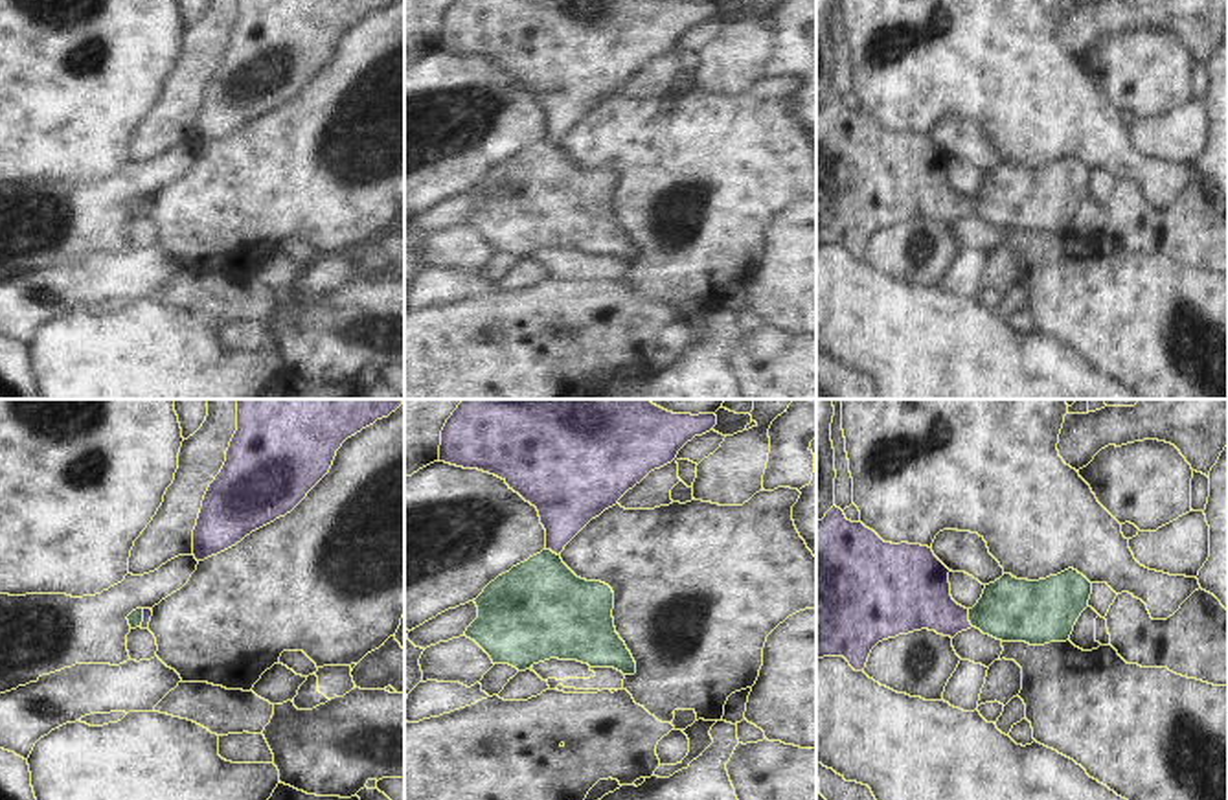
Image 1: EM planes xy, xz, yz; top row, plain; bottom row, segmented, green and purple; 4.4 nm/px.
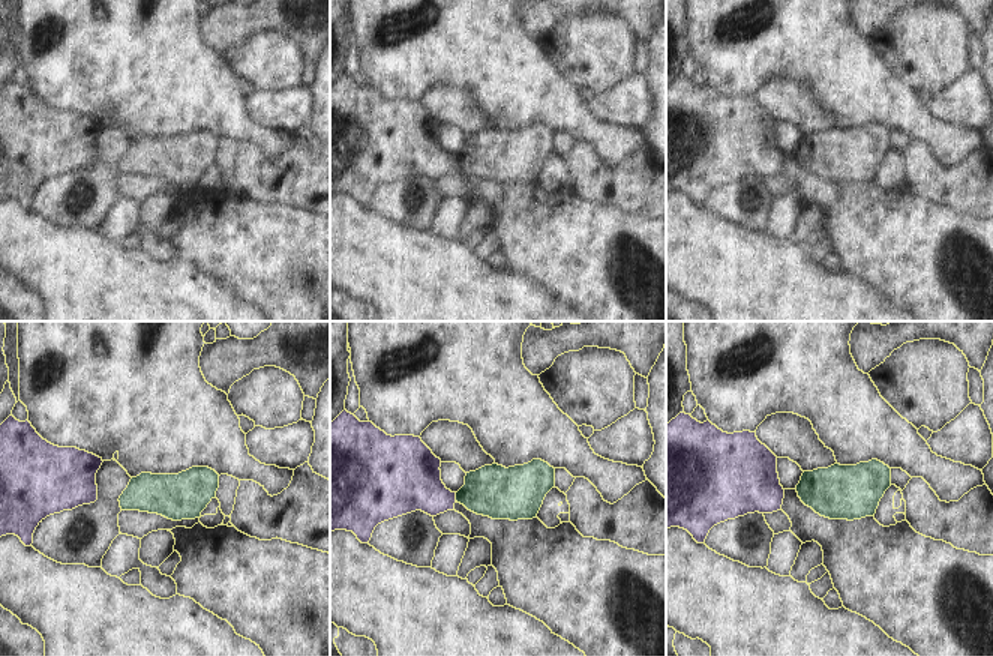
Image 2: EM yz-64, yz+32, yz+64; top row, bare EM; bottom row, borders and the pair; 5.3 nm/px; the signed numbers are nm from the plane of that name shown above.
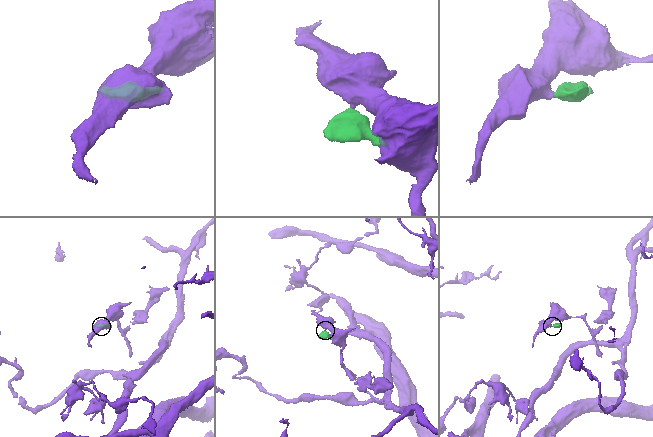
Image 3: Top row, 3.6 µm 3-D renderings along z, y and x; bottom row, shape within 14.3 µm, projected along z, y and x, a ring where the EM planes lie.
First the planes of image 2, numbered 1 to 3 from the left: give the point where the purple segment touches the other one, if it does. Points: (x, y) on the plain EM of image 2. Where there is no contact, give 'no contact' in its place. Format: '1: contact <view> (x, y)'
1: no contact
2: contact yz+32 (456, 161)
3: no contact

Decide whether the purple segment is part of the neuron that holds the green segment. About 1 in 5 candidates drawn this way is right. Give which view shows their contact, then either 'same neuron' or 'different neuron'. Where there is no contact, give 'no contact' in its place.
meets green in yz; same neuron

